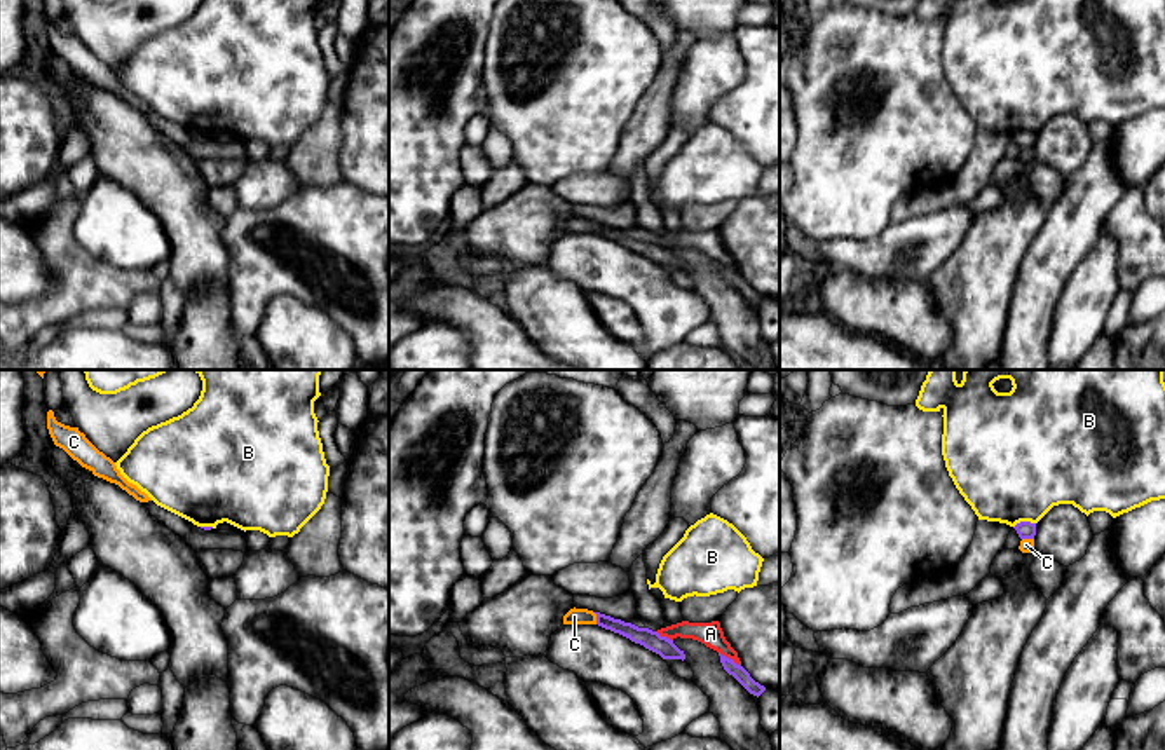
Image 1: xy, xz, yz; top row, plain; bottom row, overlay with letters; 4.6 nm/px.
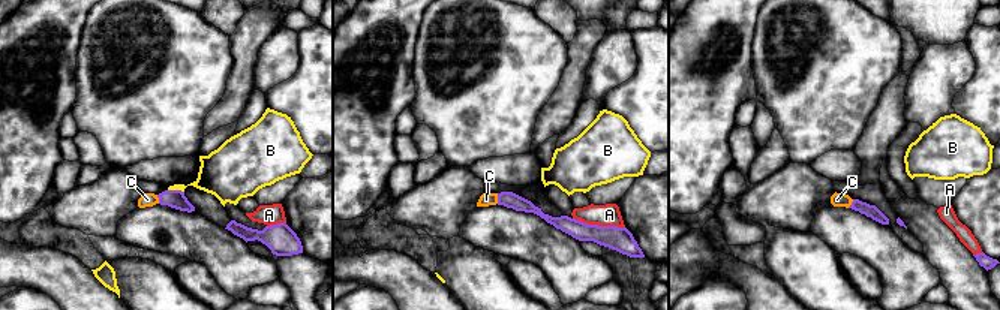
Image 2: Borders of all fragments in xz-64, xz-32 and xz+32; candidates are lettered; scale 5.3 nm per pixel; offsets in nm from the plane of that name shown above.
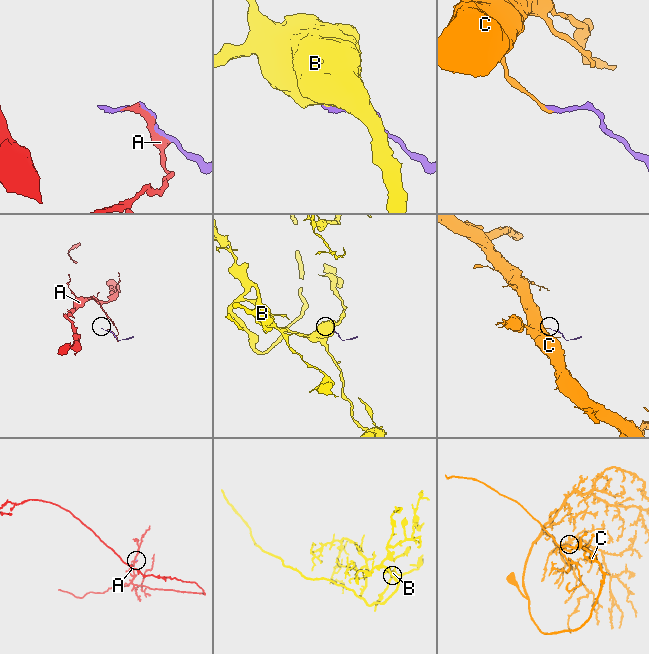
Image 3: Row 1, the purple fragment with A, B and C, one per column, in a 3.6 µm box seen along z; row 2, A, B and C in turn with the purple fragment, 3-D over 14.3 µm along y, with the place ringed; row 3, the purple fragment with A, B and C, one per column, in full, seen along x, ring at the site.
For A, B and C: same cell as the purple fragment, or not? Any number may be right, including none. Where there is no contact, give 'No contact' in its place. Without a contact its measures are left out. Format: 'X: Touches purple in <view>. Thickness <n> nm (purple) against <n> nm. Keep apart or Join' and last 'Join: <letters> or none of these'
A: Touches purple in xz. Thickness 70 nm (purple) against 110 nm. Keep apart
B: Touches purple in yz. Thickness 80 nm (purple) against 480 nm. Keep apart
C: Touches purple in xz. Thickness 90 nm (purple) against 80 nm. Join
Join: C

